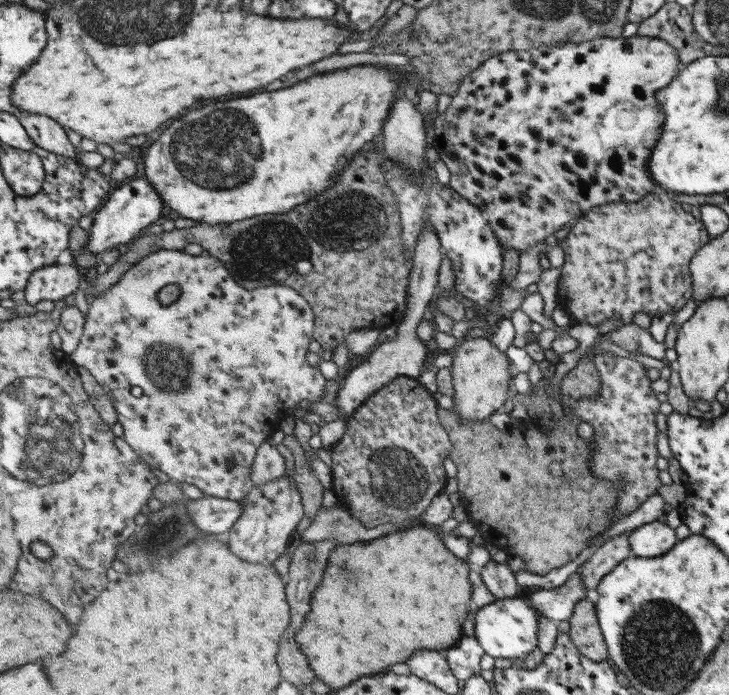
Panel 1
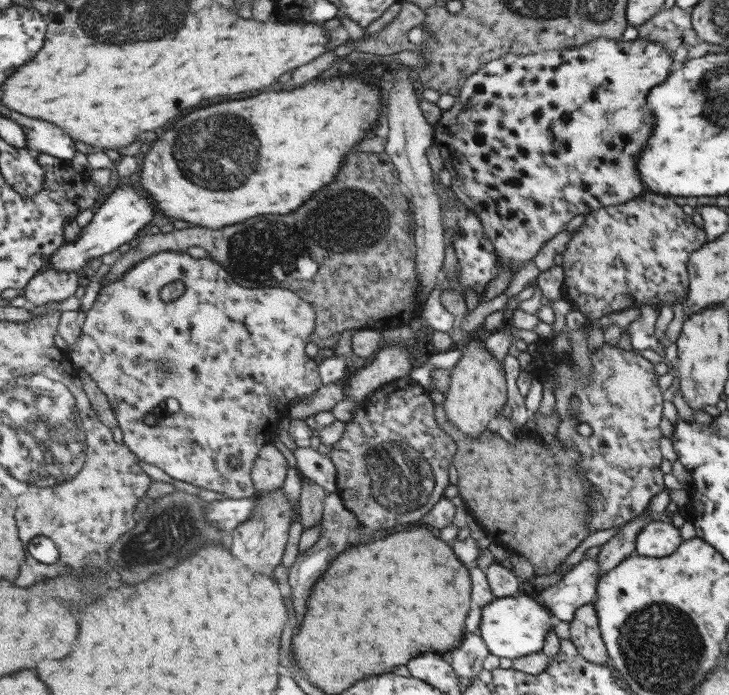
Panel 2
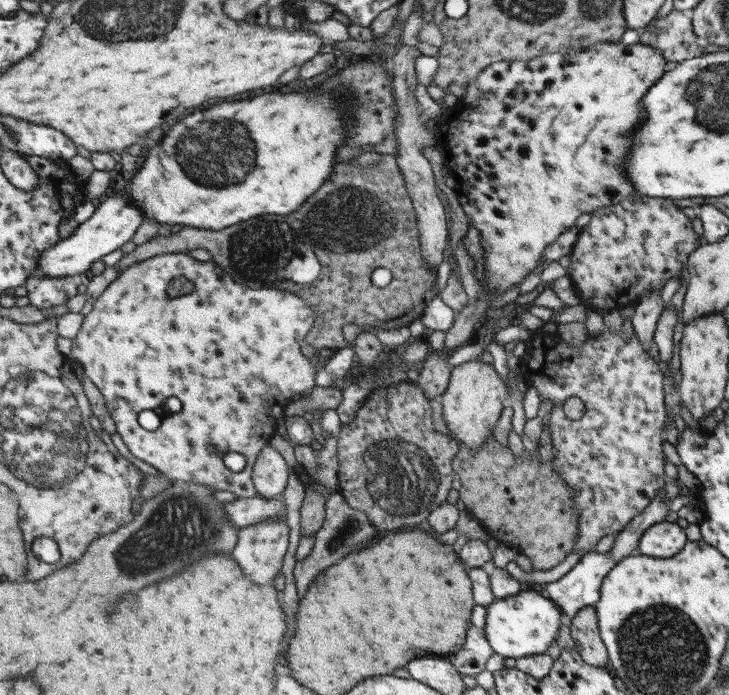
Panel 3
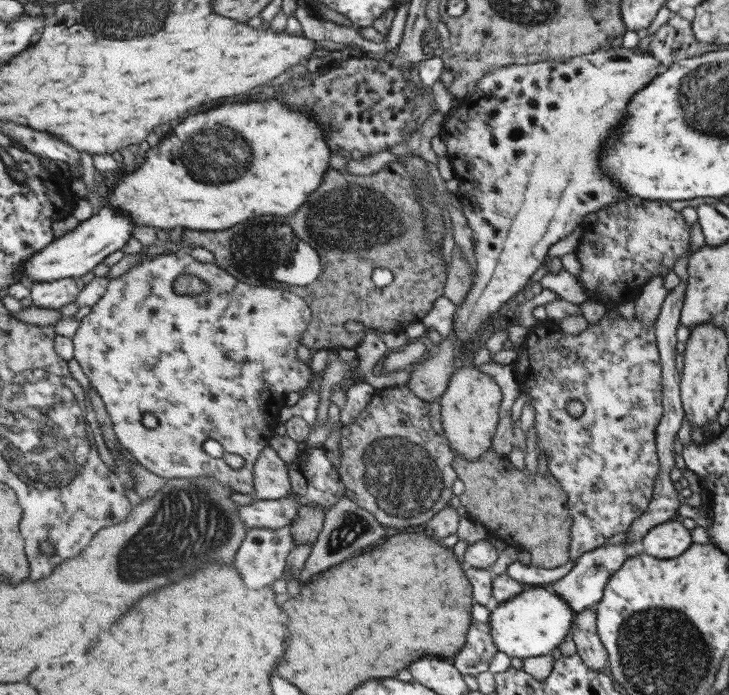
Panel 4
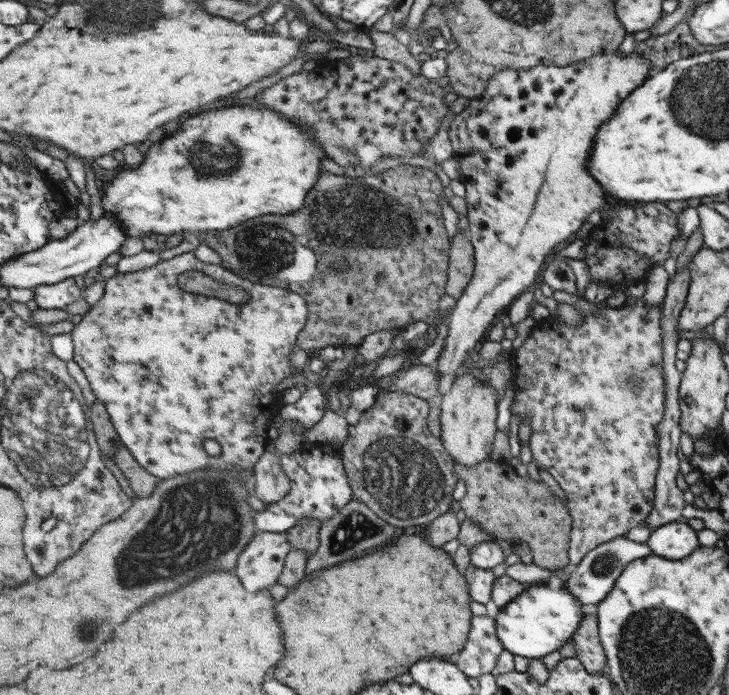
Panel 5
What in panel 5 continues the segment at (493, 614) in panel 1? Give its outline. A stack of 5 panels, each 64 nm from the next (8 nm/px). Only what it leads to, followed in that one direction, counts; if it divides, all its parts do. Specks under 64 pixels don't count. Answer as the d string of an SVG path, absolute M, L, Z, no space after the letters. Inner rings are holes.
M551 582L551 584L537 584L521 592L515 600L511 600L495 618L497 624L497 638L505 650L513 656L523 658L541 658L545 654L557 652L563 644L573 640L573 634L579 630L583 622L583 614L591 610L581 604L575 594L565 584Z

